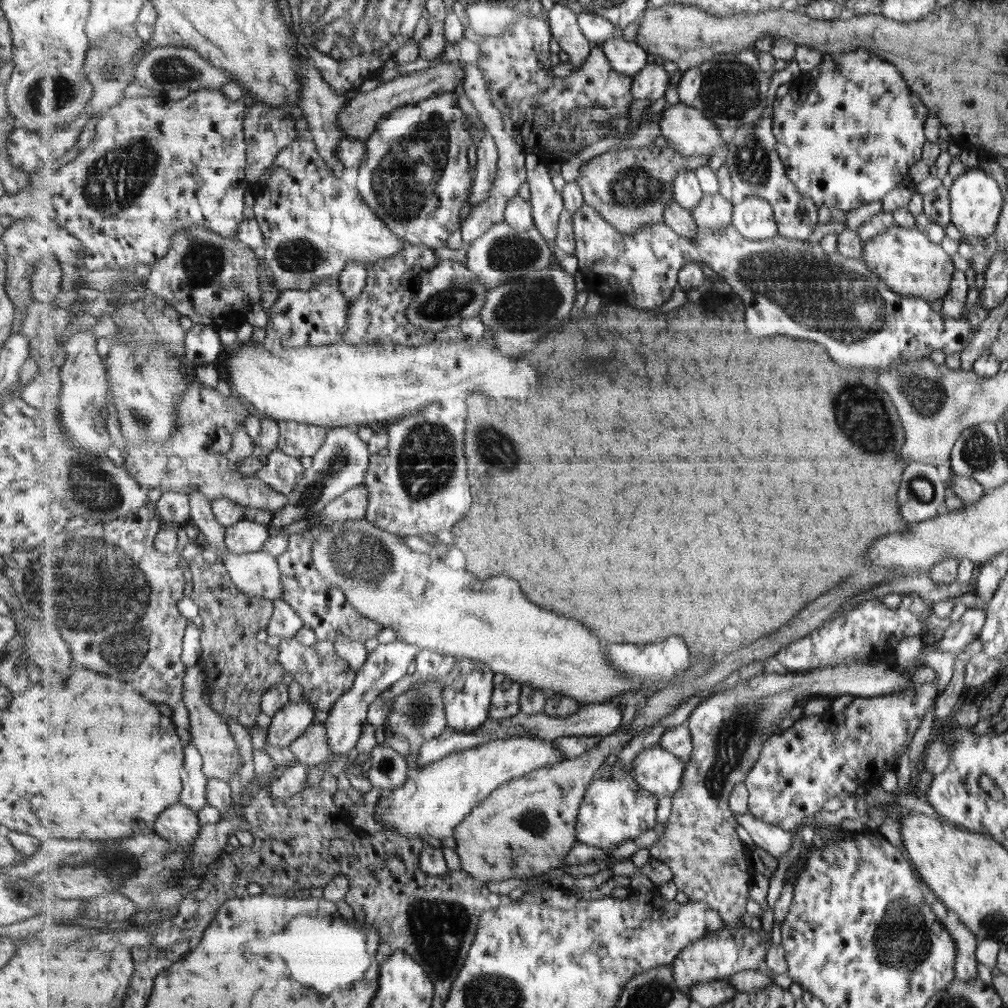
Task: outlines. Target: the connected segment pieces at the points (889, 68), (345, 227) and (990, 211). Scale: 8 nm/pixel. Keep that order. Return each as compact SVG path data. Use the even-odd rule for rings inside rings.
M860 48L851 53L843 54L825 54L821 67L815 68L812 72L802 72L789 83L789 93L779 97L772 105L774 133L778 140L777 150L779 156L785 165L787 174L791 182L805 195L810 197L818 208L823 205L828 206L832 211L849 211L855 208L861 208L860 205L871 204L871 202L882 202L888 192L893 191L897 186L912 186L912 181L907 176L909 166L919 160L921 156L921 146L925 142L923 138L923 125L925 119L930 115L929 109L922 104L919 97L911 92L909 85L903 80L901 73L895 69L894 65L887 63L877 55L869 53Z
M300 136L282 150L272 167L266 170L259 183L255 184L254 214L258 220L266 246L261 253L267 261L274 278L274 285L282 291L309 290L326 278L342 274L350 262L360 262L366 267L378 260L387 260L399 254L406 244L391 227L366 204L360 190L347 184L334 173L334 168L320 155L312 138Z
M970 168L959 173L955 180L952 180L948 188L950 222L961 233L962 236L983 236L989 238L989 234L995 228L999 210L1001 210L1001 194L999 186L989 174L986 174L981 168Z

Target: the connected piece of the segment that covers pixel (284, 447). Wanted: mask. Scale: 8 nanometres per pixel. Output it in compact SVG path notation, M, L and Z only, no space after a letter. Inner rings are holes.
M283 421L278 426L281 434L278 449L300 459L315 456L329 436L325 428L311 424Z

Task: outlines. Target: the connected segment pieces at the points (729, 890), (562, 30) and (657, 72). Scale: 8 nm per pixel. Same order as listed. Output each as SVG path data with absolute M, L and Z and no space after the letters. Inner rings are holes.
M879 660L871 664L842 664L839 667L822 667L815 671L806 672L805 674L793 674L788 673L786 675L777 674L777 672L767 672L763 670L761 674L753 678L747 679L746 681L737 683L730 689L717 691L714 695L703 699L691 712L687 718L687 725L690 728L692 734L692 740L694 741L694 752L692 759L686 763L686 771L684 772L682 787L677 791L671 798L672 807L668 821L665 823L664 831L661 836L658 837L657 842L653 843L652 846L648 847L648 855L651 860L659 860L666 862L671 870L674 872L674 880L672 881L677 887L679 892L686 895L689 900L695 902L707 902L714 910L719 912L719 915L723 918L724 925L729 928L741 928L743 927L743 916L745 916L745 906L747 906L747 900L749 900L749 888L751 888L751 878L753 878L753 872L749 872L753 868L753 860L749 860L749 846L745 846L745 842L741 840L741 836L737 834L737 826L740 825L738 818L734 815L734 811L730 807L730 798L734 794L735 787L740 782L746 782L748 775L750 774L753 767L758 763L759 757L762 754L763 744L766 743L768 738L771 738L775 733L779 733L781 730L781 724L783 720L794 714L792 710L800 707L804 702L812 697L840 697L846 694L855 695L856 697L873 697L873 696L885 696L886 694L895 694L898 690L905 689L908 685L913 687L915 682L912 674L905 674L900 669L889 670L889 662L887 660Z
M556 2L548 11L555 47L561 48L569 56L572 71L579 71L593 46L581 30L578 15L570 6L560 2Z
M647 64L643 71L634 76L632 93L637 100L655 101L663 98L669 90L671 77L663 66Z

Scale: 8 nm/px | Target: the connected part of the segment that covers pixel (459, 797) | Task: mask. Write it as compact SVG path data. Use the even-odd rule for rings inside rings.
M517 736L515 738L499 738L482 744L477 748L467 749L429 763L416 770L415 776L407 779L407 782L396 788L388 790L381 795L381 799L375 806L376 818L384 822L384 827L404 834L408 838L422 838L431 844L437 844L440 840L453 837L456 828L466 819L467 815L485 800L493 791L499 789L502 784L509 783L513 779L532 773L538 768L554 765L567 759L564 758L560 748L553 747L552 740L533 738L532 736Z

